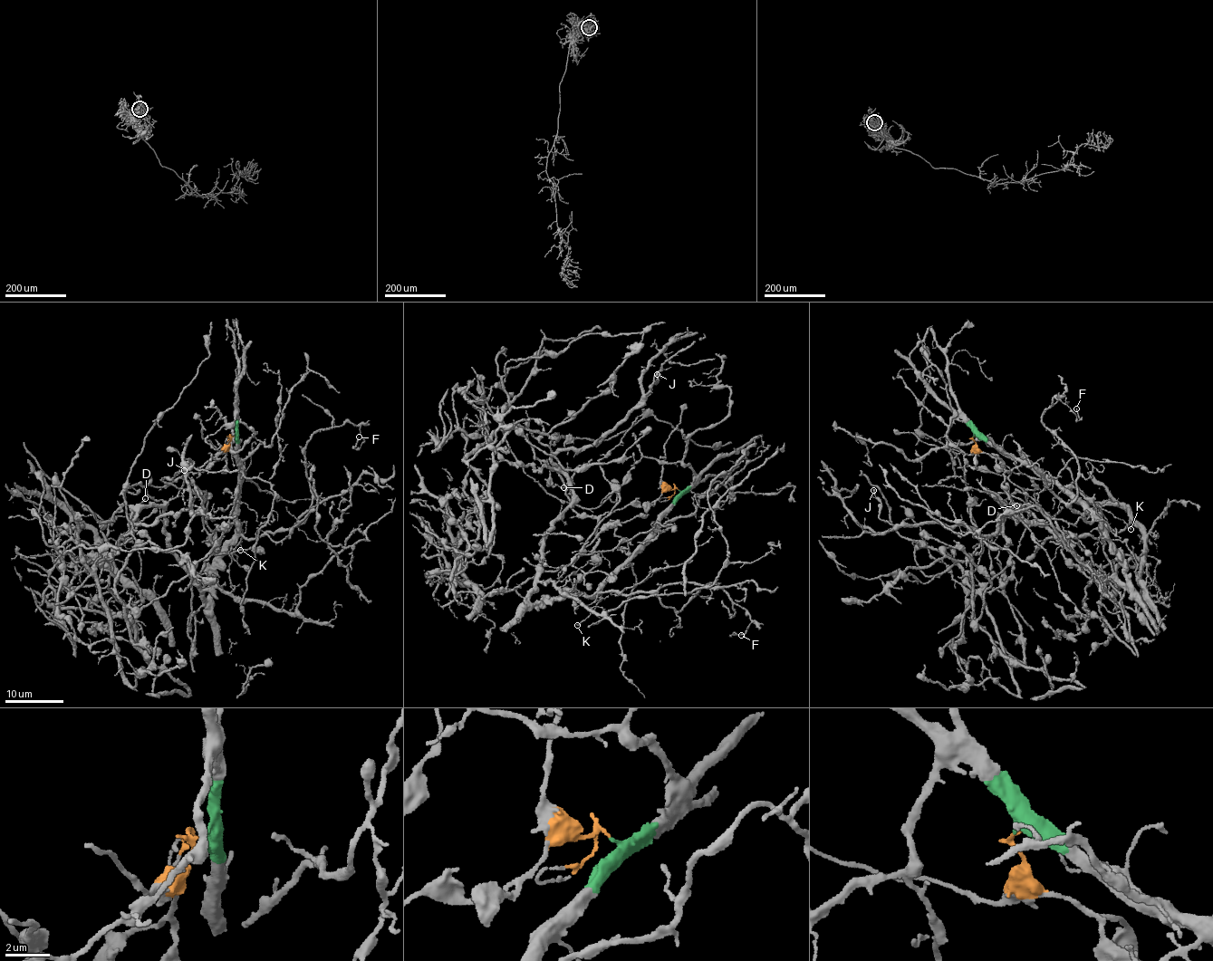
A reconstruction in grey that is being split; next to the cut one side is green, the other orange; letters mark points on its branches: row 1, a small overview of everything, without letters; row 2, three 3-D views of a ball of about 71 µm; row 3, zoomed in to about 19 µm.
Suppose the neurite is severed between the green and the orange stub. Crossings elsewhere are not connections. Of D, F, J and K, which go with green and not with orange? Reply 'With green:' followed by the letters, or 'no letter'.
With green: F, J

